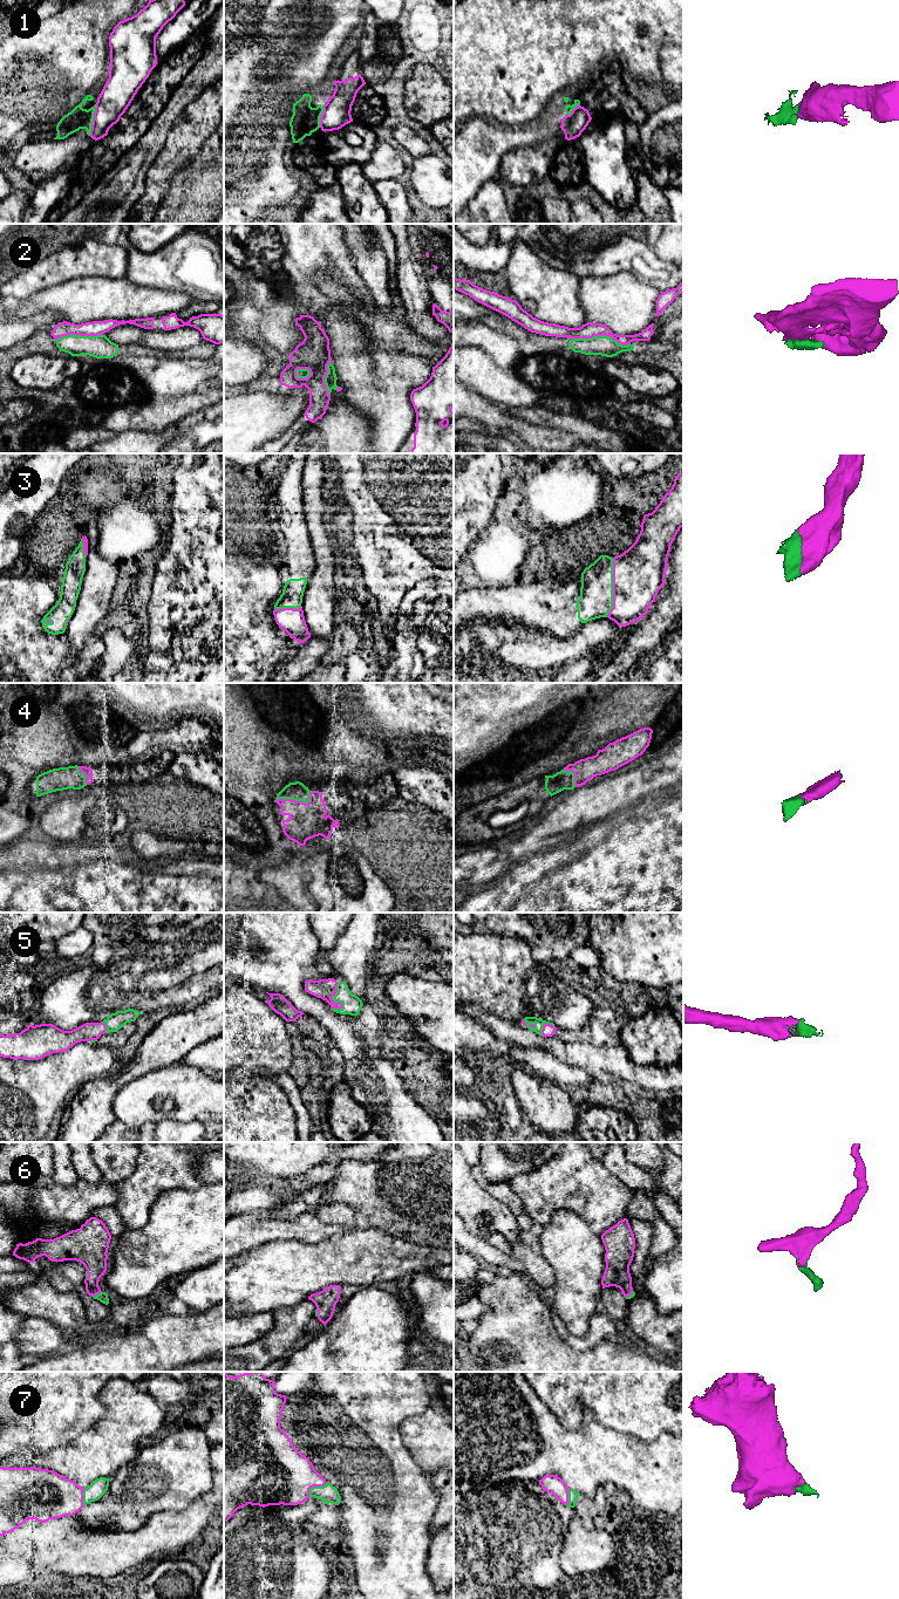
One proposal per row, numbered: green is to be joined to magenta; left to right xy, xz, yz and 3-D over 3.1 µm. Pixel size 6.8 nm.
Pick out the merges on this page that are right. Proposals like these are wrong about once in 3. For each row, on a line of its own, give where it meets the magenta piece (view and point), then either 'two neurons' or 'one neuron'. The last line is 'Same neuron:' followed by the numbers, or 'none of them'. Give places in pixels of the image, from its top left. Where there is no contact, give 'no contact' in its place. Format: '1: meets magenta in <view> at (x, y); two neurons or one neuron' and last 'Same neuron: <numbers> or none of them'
1: meets magenta in xy at (93, 120); two neurons
2: meets magenta in yz at (600, 335); two neurons
3: meets magenta in yz at (613, 587); one neuron
4: meets magenta in xz at (295, 801); one neuron
5: meets magenta in xz at (332, 999); one neuron
6: meets magenta in xy at (96, 1293); one neuron
7: meets magenta in xz at (314, 1485); one neuron
Same neuron: 3, 4, 5, 6, 7

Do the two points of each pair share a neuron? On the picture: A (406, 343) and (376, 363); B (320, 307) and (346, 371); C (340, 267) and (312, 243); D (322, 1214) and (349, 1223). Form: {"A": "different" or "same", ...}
{"A": "different", "B": "different", "C": "same", "D": "same"}

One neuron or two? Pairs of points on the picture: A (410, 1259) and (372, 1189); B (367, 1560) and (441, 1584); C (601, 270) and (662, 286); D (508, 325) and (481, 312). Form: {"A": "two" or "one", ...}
{"A": "two", "B": "two", "C": "one", "D": "one"}

